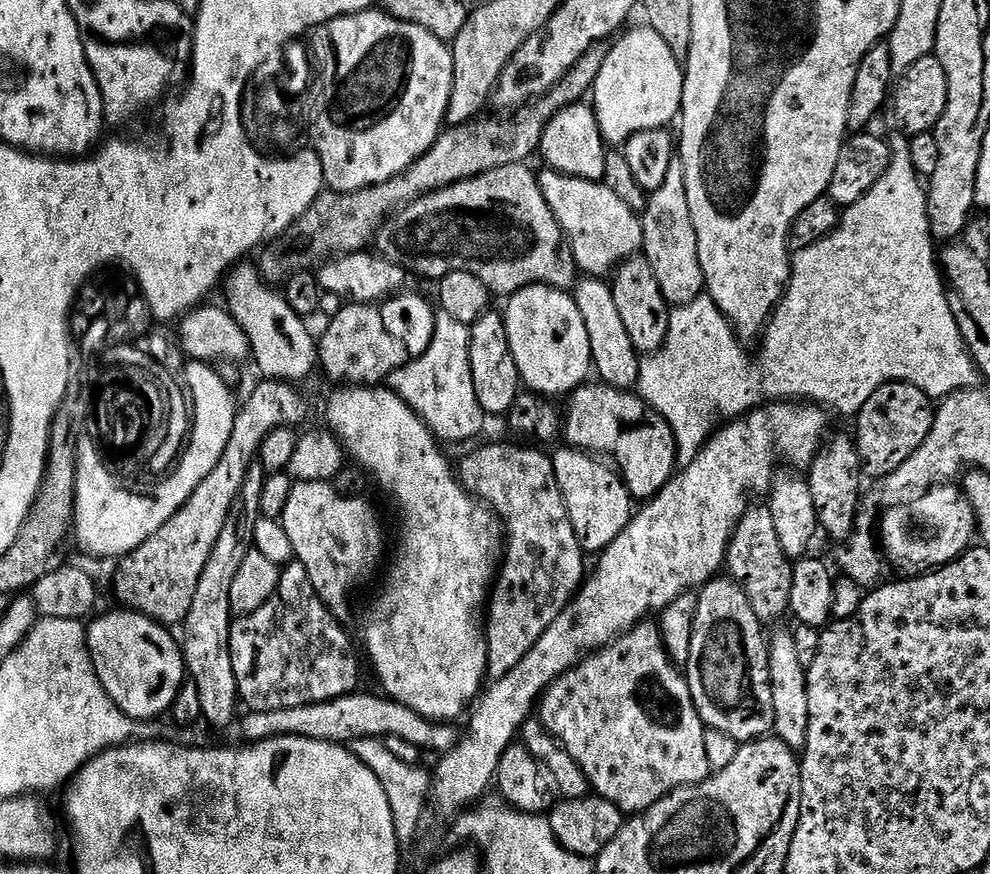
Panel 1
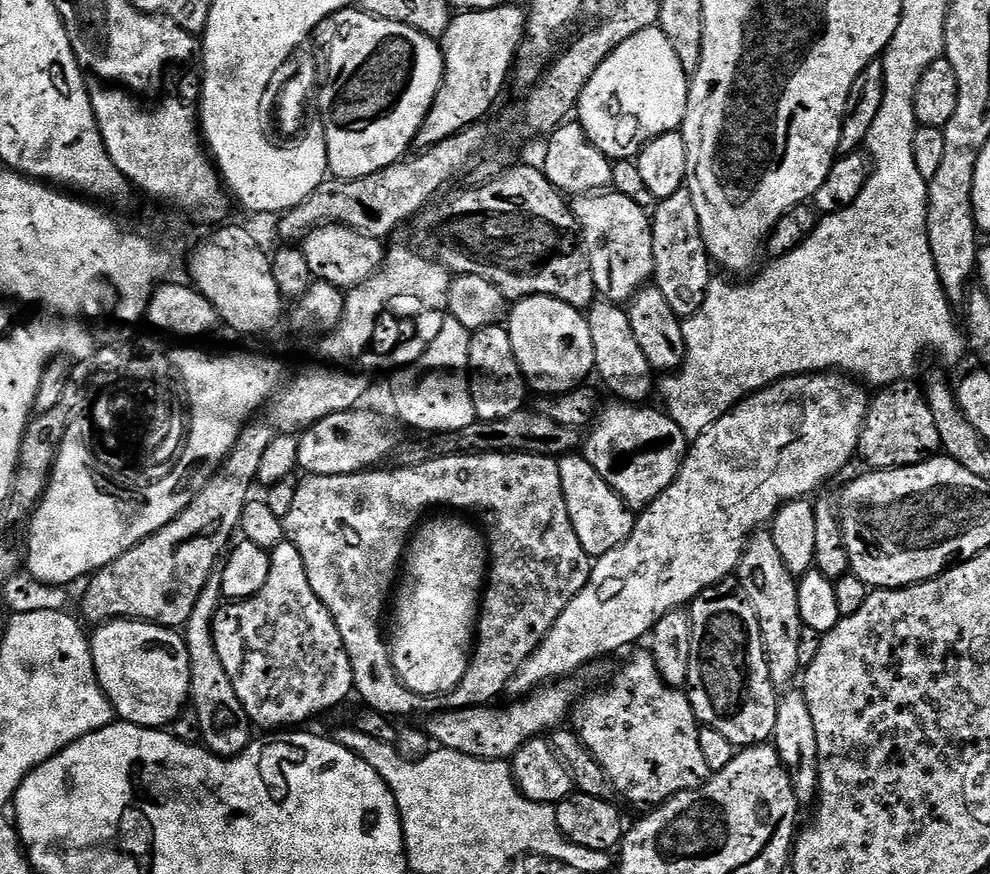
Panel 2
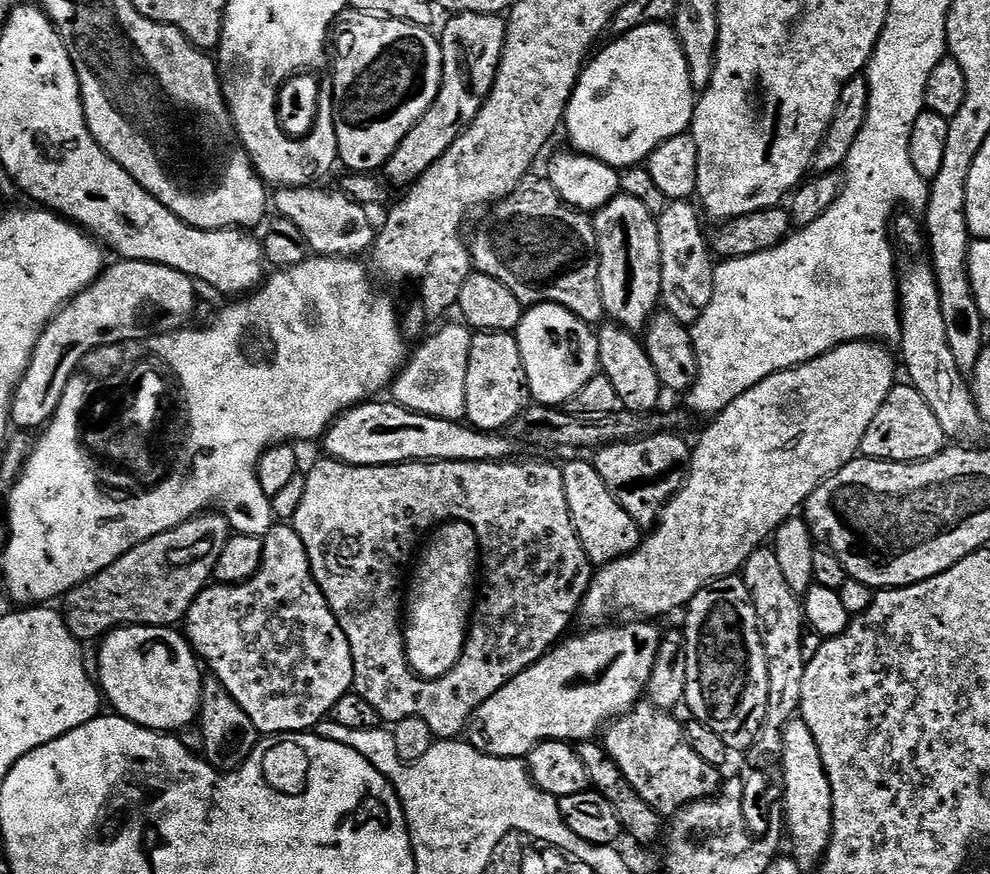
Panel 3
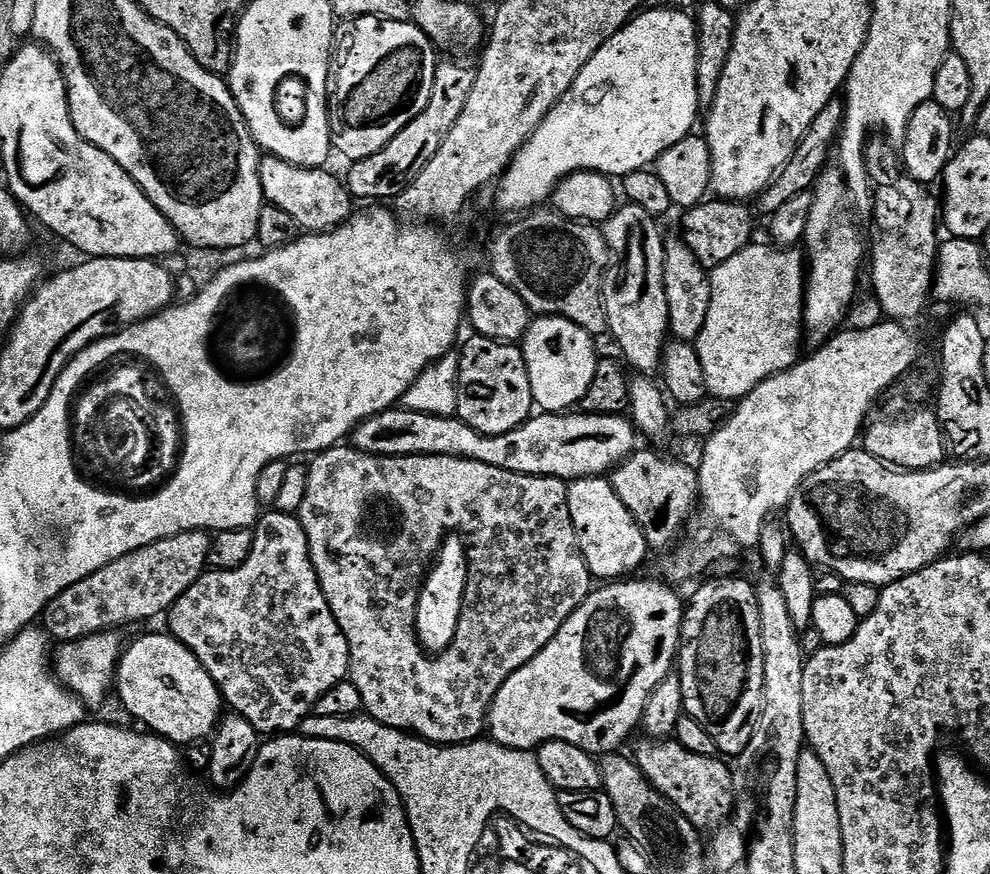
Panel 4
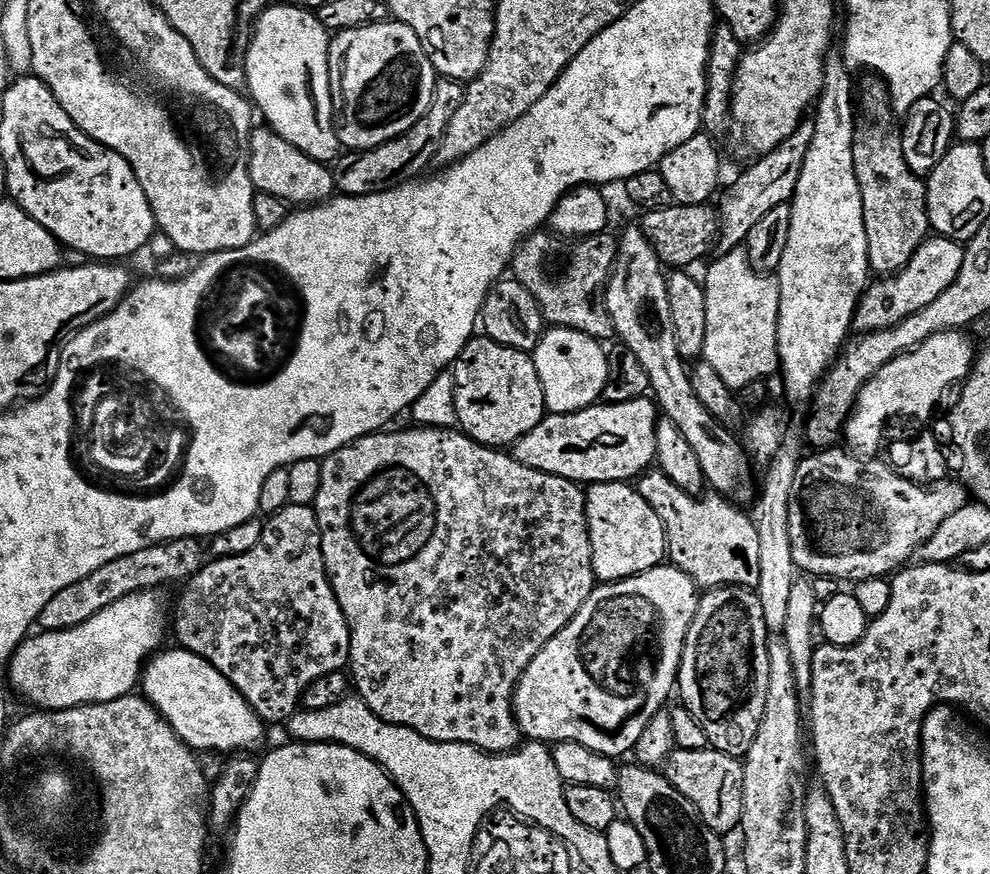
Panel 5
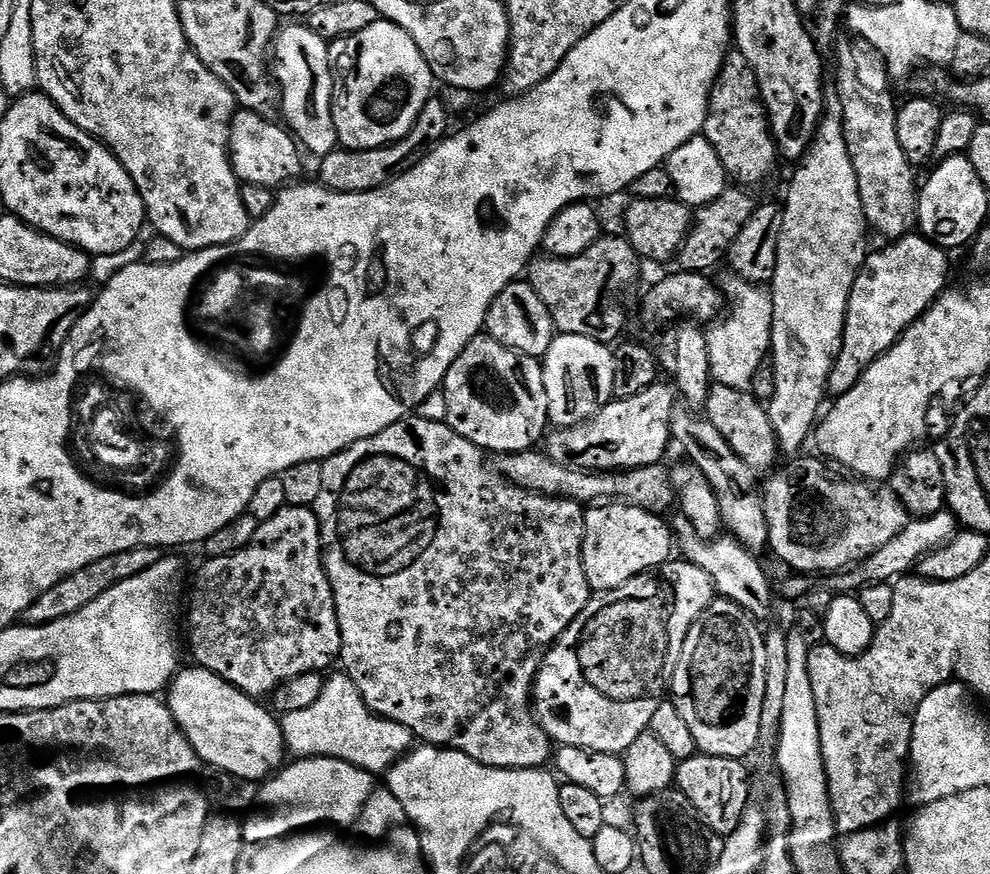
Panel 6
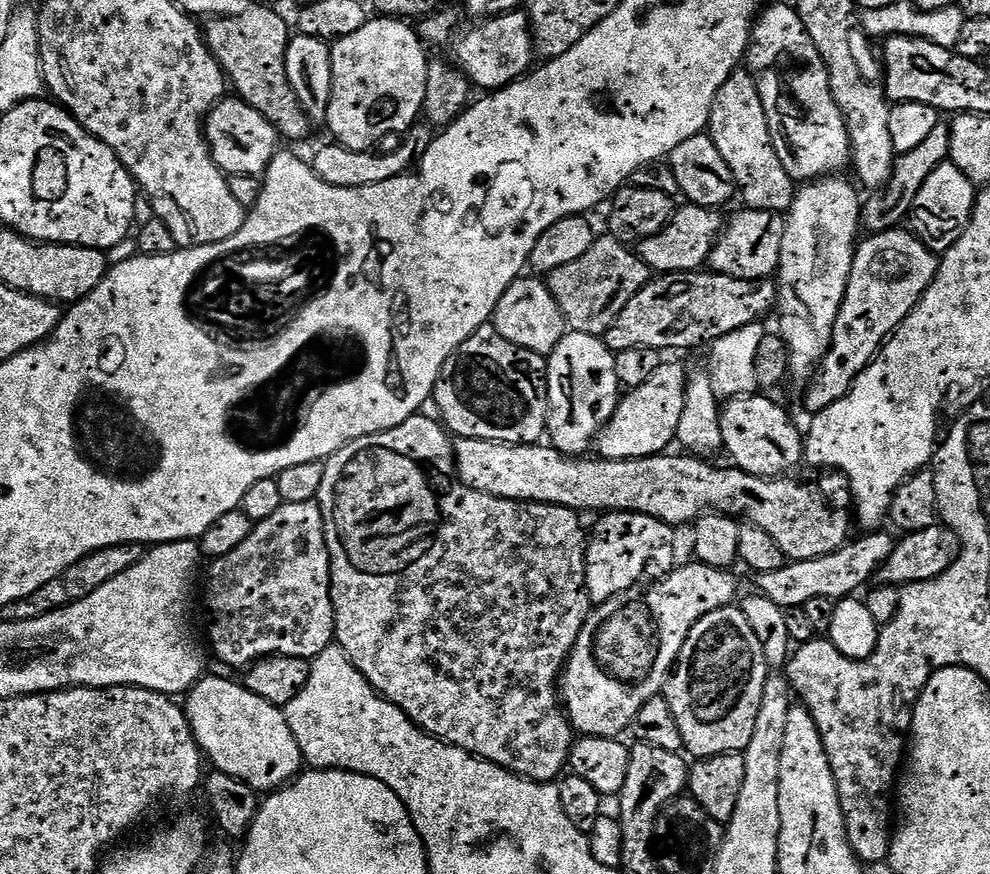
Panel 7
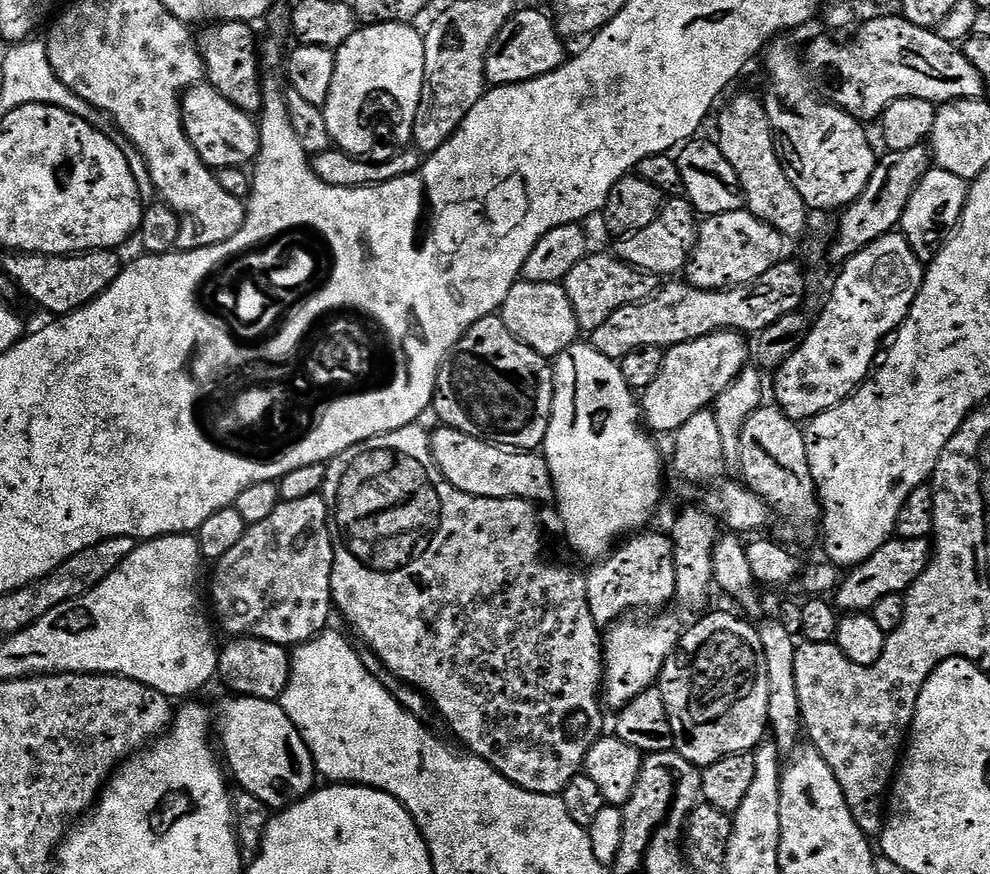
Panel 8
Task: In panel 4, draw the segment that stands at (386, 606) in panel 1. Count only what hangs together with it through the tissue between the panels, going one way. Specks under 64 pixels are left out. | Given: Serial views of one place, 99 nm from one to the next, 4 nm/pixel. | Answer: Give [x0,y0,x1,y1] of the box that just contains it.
[416,535,469,654]

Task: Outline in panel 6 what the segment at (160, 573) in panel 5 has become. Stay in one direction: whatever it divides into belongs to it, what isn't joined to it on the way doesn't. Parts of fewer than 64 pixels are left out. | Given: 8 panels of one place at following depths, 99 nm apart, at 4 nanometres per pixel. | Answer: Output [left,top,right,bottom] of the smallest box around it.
[23,548,162,624]

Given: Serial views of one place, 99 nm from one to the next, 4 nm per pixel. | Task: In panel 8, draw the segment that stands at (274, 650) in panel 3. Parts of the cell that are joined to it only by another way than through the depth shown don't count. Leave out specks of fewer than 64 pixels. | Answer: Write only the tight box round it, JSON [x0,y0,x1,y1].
[210,495,334,646]

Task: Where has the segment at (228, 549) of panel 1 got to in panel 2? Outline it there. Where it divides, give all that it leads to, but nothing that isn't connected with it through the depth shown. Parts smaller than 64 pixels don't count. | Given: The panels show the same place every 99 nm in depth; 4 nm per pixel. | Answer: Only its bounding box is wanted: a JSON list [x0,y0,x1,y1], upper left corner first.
[182,574,254,758]

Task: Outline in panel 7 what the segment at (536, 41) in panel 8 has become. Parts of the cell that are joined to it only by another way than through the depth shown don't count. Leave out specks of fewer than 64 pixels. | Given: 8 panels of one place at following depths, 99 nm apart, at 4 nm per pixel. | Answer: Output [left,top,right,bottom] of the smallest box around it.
[456,11,538,90]

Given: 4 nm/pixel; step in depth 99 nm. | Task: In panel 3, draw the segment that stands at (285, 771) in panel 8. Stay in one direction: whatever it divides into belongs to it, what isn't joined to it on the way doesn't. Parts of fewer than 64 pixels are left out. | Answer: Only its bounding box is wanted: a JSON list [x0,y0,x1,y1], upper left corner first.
[98,626,202,734]

